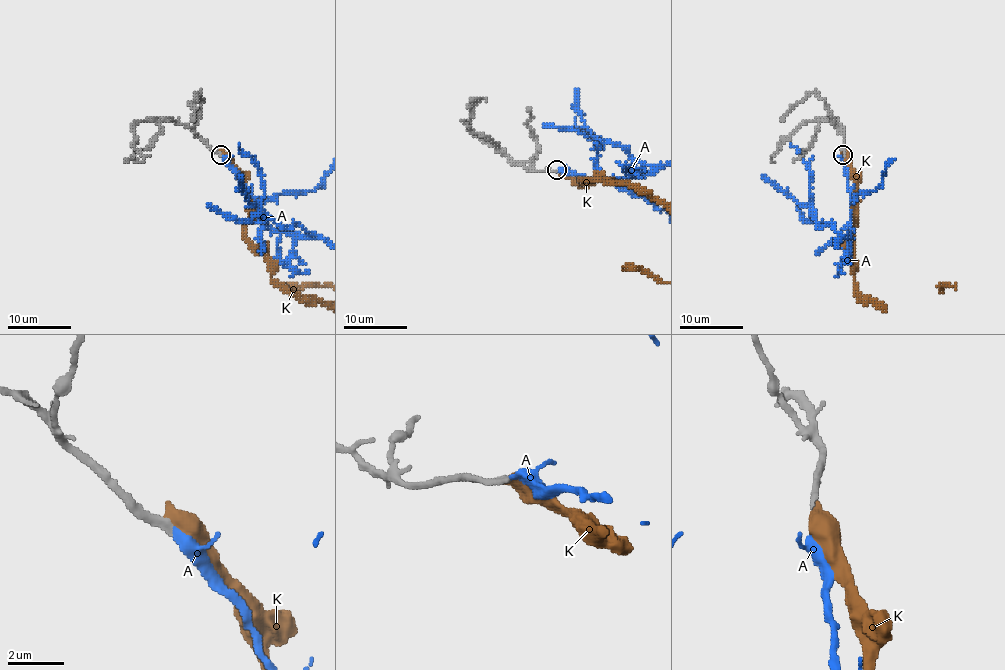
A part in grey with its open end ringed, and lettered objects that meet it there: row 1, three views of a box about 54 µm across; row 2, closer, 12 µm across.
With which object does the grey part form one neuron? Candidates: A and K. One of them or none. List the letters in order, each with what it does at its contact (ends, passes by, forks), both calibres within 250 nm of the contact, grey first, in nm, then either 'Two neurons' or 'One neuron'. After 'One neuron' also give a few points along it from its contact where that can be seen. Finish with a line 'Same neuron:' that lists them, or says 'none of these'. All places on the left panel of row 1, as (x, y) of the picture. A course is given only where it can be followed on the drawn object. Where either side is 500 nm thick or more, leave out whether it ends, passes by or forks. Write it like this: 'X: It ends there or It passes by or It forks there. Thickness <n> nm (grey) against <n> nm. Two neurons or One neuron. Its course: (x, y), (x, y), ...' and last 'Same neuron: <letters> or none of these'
A: It ends there. Thickness 240 nm (grey) against 340 nm. One neuron
K: Thickness 280 nm (grey) against 600 nm. Two neurons
Same neuron: A

